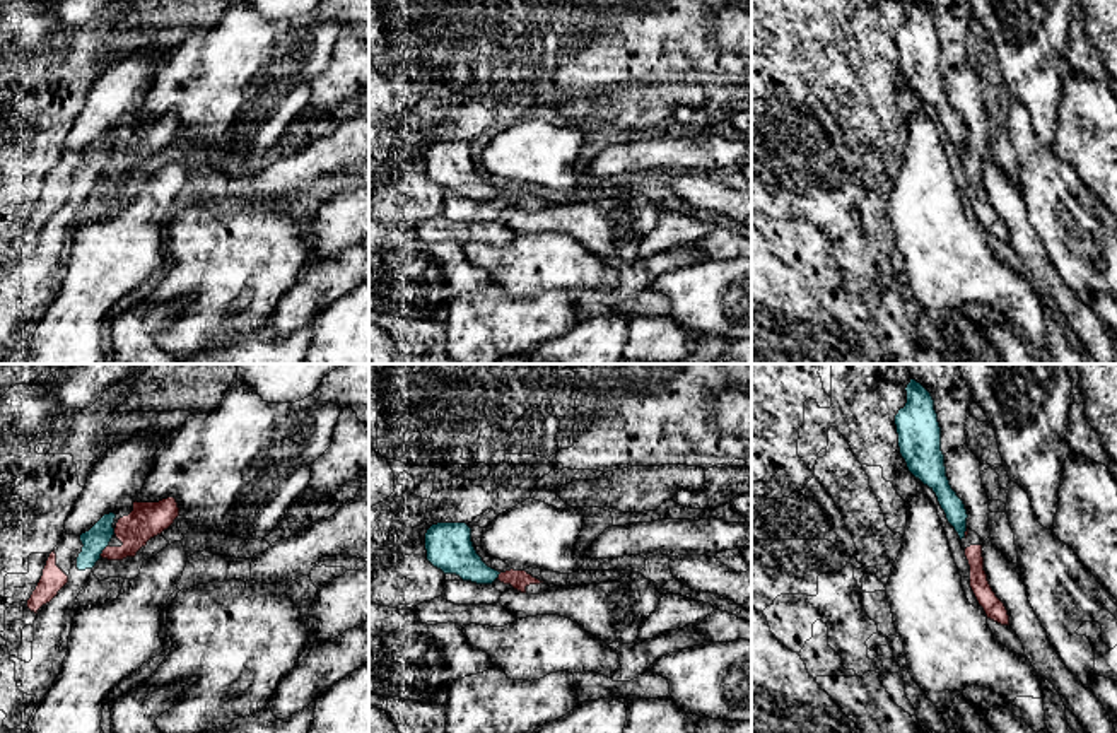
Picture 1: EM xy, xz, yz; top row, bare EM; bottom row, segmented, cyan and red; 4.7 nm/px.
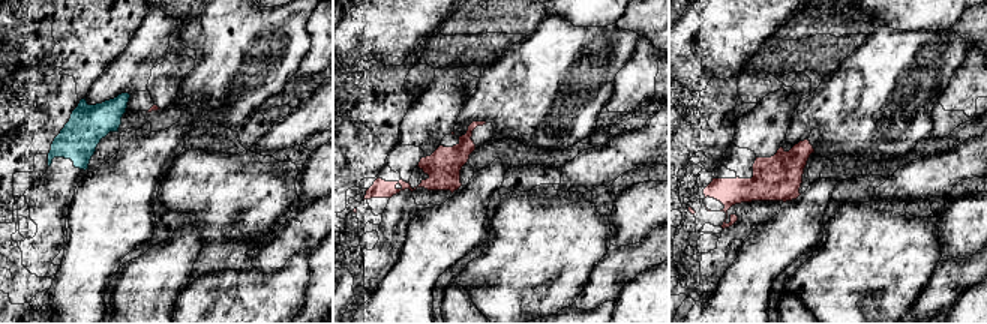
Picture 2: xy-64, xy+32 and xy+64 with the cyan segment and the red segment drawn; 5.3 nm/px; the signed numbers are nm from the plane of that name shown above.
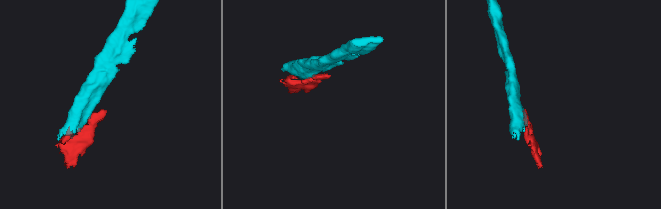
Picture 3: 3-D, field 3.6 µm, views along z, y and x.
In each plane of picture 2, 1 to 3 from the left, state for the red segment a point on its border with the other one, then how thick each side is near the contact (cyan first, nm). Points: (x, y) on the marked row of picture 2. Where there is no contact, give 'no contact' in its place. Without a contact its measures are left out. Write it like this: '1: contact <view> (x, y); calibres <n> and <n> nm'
1: no contact
2: no contact
3: no contact

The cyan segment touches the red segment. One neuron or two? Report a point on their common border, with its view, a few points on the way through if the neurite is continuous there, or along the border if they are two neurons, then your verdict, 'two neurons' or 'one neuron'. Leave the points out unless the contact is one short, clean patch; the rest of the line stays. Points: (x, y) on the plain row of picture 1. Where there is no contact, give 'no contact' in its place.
xy (103, 166) | along xy (108, 161), (99, 173) | two neurons

